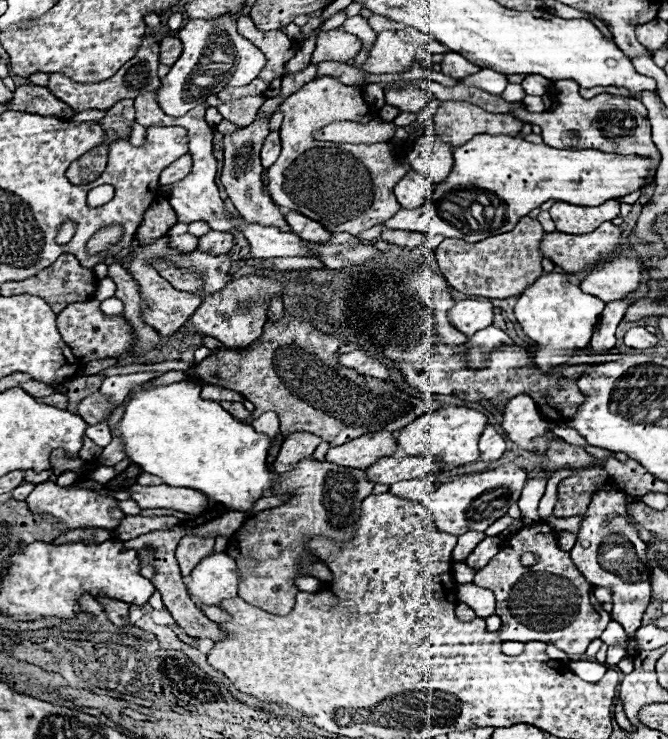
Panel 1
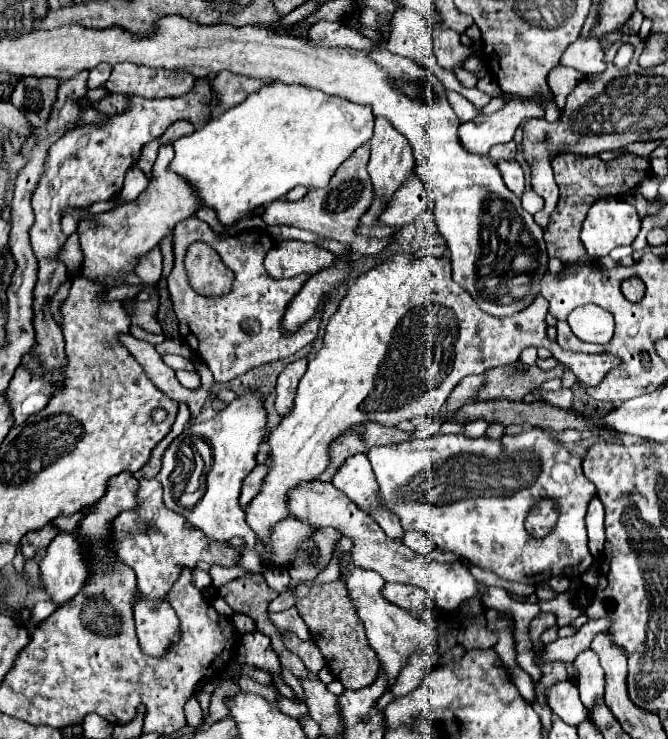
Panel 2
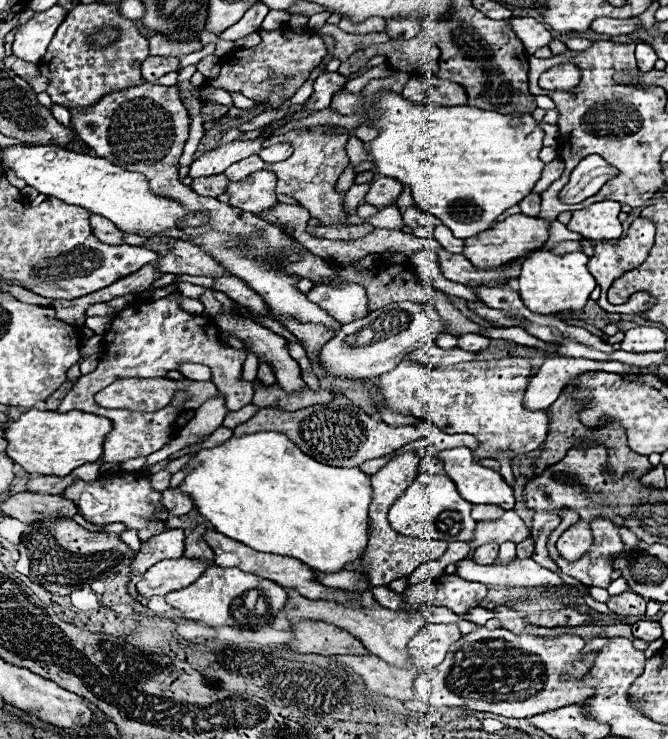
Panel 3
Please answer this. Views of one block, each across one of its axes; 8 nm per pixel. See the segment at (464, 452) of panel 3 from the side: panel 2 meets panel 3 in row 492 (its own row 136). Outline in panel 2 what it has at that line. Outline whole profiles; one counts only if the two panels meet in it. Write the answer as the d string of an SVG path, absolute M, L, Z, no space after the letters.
M536 94L536 96L528 96L528 98L504 98L504 106L490 114L490 116L476 116L474 120L470 122L464 122L460 124L460 140L462 144L466 144L466 148L470 148L470 152L474 154L488 154L488 150L494 146L494 144L500 144L500 142L510 142L516 128L520 124L524 124L526 120L530 118L544 118L544 106L542 106L542 100L554 100L554 94Z

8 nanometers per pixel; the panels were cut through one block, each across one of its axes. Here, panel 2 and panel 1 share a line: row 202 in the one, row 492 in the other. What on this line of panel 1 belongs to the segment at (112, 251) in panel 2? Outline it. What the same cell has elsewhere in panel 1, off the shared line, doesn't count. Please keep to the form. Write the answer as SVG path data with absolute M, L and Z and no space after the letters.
M132 484L126 488L132 500L146 510L146 508L172 508L186 514L202 514L208 498L202 492L194 492L190 488L174 488L174 486L140 486Z

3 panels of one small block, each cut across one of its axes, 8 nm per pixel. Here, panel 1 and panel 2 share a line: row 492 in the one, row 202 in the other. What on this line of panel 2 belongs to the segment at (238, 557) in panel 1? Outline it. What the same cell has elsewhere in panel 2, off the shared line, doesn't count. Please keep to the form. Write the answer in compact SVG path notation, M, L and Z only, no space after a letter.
M364 144L362 148L358 148L358 152L354 152L354 156L350 156L350 160L346 160L346 164L342 164L342 168L338 168L338 172L334 174L334 180L330 180L330 186L324 190L310 190L302 200L298 202L272 202L266 204L264 212L262 212L262 220L266 226L294 226L294 228L304 228L310 230L318 236L326 236L332 240L338 240L342 244L348 244L352 248L352 252L364 258L374 258L378 256L386 246L390 246L394 240L394 235L384 240L378 238L368 238L354 234L354 228L360 220L360 216L368 210L368 206L372 204L372 182L368 176L368 144Z

